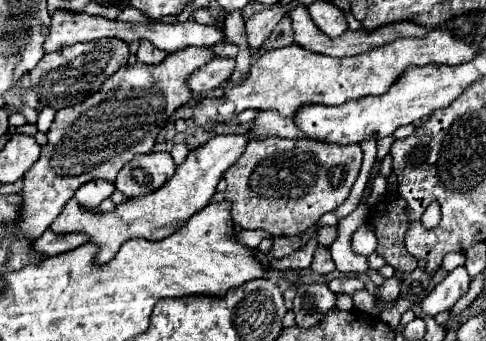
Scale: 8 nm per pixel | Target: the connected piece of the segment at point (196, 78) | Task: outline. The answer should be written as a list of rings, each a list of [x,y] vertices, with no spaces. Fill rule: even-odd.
[[[212,58],[208,64],[200,66],[198,72],[194,72],[188,78],[188,86],[194,96],[204,96],[212,90],[216,90],[222,82],[230,78],[234,70],[234,60],[232,58]]]

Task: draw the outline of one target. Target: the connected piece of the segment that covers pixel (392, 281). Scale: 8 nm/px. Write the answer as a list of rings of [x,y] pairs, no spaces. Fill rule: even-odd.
[[[392,276],[392,278],[384,280],[384,284],[380,286],[378,300],[380,302],[394,302],[400,296],[400,288],[402,288],[402,278],[400,276]]]

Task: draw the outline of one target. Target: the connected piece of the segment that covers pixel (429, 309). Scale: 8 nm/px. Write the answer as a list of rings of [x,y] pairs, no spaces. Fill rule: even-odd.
[[[458,266],[454,272],[450,272],[422,302],[422,310],[428,316],[436,316],[438,312],[450,310],[468,290],[470,276],[464,266]]]

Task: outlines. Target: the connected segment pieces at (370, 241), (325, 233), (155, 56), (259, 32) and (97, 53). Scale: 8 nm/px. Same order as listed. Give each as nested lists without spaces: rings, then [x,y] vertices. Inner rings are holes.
[[[364,224],[364,226],[360,226],[354,232],[354,236],[352,236],[352,250],[356,254],[362,254],[362,256],[370,256],[376,250],[376,236],[374,236],[372,226]]]
[[[322,226],[318,230],[318,244],[330,246],[336,240],[336,226]]]
[[[144,40],[144,42],[140,44],[138,54],[136,54],[138,62],[142,62],[142,64],[150,64],[150,66],[160,64],[166,56],[166,52],[158,48],[152,48],[152,44],[148,44],[148,40]]]
[[[276,4],[256,12],[252,18],[246,20],[248,44],[252,50],[260,48],[260,44],[270,36],[272,28],[286,16],[286,12],[288,12],[288,4]]]
[[[100,38],[86,44],[80,42],[80,44],[64,46],[56,52],[46,54],[30,72],[32,90],[36,92],[38,100],[44,106],[52,106],[54,110],[60,110],[64,106],[72,106],[78,104],[80,100],[86,100],[88,96],[92,96],[92,92],[98,92],[104,80],[124,64],[128,64],[128,44],[124,44],[124,40]]]

